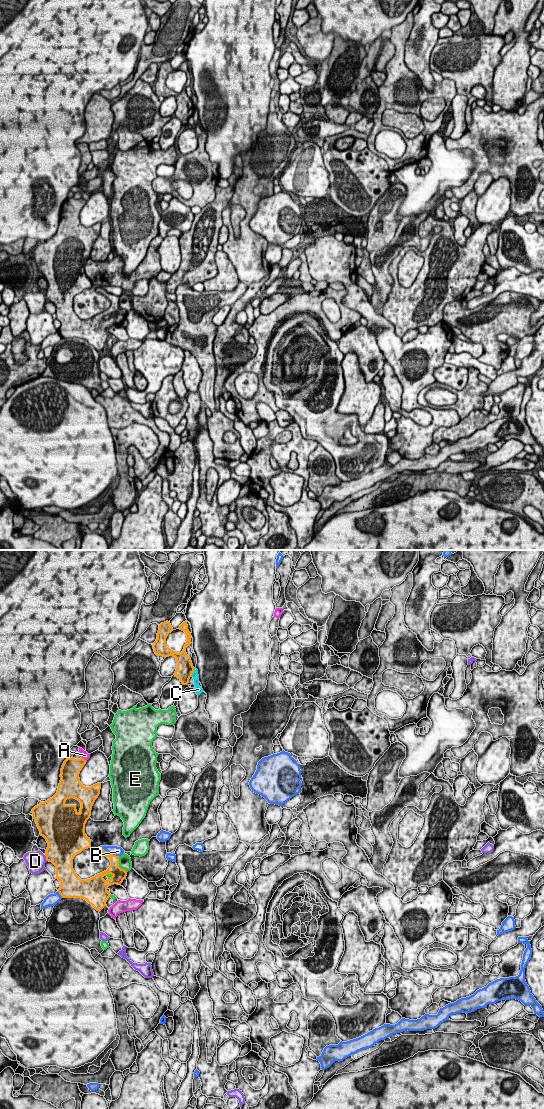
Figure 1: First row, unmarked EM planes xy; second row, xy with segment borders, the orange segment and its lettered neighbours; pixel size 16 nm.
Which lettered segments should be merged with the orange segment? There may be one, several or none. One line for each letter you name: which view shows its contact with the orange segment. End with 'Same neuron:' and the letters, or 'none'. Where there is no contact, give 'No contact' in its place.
Same neuron: none

